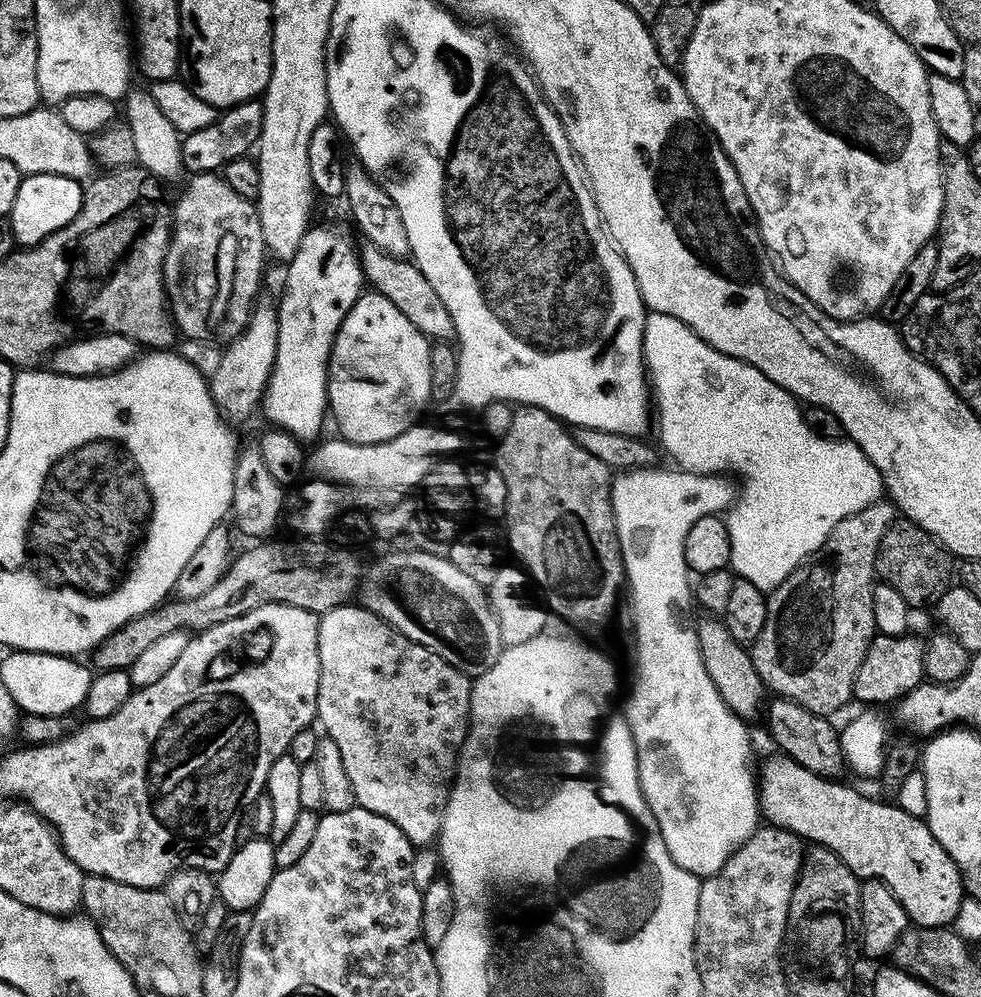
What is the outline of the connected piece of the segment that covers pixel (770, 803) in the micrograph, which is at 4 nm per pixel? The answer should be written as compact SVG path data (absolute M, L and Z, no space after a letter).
M775 754L764 765L758 768L758 795L763 819L773 828L785 828L793 832L805 842L829 848L859 878L880 880L890 890L894 890L894 898L902 902L909 921L918 928L942 928L951 925L956 917L958 906L964 901L964 880L960 876L958 866L942 850L938 838L928 829L927 823L919 816L912 816L892 802L880 798L871 800L863 796L856 788L848 784L839 784L836 778L819 776L806 766L794 762L788 756Z

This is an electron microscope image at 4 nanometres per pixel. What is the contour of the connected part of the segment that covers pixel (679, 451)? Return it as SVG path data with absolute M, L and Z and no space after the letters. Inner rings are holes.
M648 312L645 315L644 362L646 365L646 376L650 381L650 392L654 397L654 424L655 427L656 424L660 427L661 445L659 444L659 447L661 449L664 447L680 463L677 465L685 472L697 472L703 476L737 472L742 480L742 482L740 481L740 491L737 493L737 499L725 517L731 542L730 566L733 573L741 579L753 582L754 586L758 586L759 589L765 592L772 591L794 569L805 563L812 555L819 553L826 538L832 533L834 526L838 522L881 499L884 492L881 476L878 474L877 468L866 458L864 451L857 444L847 438L834 440L818 435L806 423L803 409L795 396L791 396L789 392L782 390L782 386L770 382L770 378L766 378L766 374L762 374L762 370L758 370L738 358L730 358L726 354L714 350L714 346L710 346L701 336L694 334L694 330L687 328L678 318L670 318L670 314L658 314L657 312Z

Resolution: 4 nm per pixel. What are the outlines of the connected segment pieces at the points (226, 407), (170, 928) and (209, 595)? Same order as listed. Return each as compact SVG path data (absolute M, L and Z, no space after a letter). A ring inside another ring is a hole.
M259 299L252 309L251 318L242 334L222 350L220 364L208 378L212 400L221 416L229 423L244 421L263 399L264 390L272 374L277 354L278 322L277 307Z
M85 875L80 902L88 919L100 931L102 942L123 964L132 964L132 952L172 952L172 944L184 944L184 935L189 931L178 914L174 914L170 902L166 902L166 894L162 890L126 886L110 878Z
M312 538L305 540L308 540L305 544L288 544L285 548L280 544L268 544L272 542L253 543L256 544L253 548L246 549L241 556L239 553L231 561L224 576L214 582L206 594L198 594L198 598L189 600L169 599L114 630L97 648L92 649L91 667L101 672L115 668L127 670L142 650L147 650L164 634L203 630L218 622L238 618L263 604L289 604L323 614L349 603L357 595L366 572L365 565L360 565L351 547L337 546L332 542L315 544Z

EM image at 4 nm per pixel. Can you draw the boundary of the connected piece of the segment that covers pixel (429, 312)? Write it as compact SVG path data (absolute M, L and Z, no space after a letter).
M365 243L362 248L362 267L364 269L365 281L375 291L381 292L398 310L402 310L402 315L410 318L414 326L422 335L427 336L432 342L448 342L453 339L452 315L450 310L446 310L446 302L438 298L434 286L422 274L422 270L417 268L411 259L391 256L382 250L375 248L373 244Z

